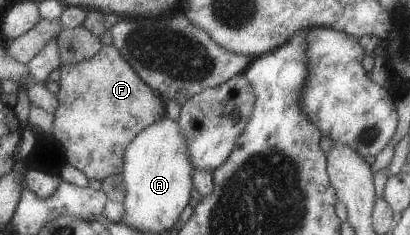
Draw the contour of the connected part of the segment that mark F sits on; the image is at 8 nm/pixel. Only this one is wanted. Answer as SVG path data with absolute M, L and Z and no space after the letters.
M113 44L102 45L89 60L60 64L58 69L59 90L56 94L57 108L52 114L52 136L61 144L67 164L80 170L89 180L101 181L109 174L122 174L123 153L127 144L138 132L166 117L165 101L137 76Z

